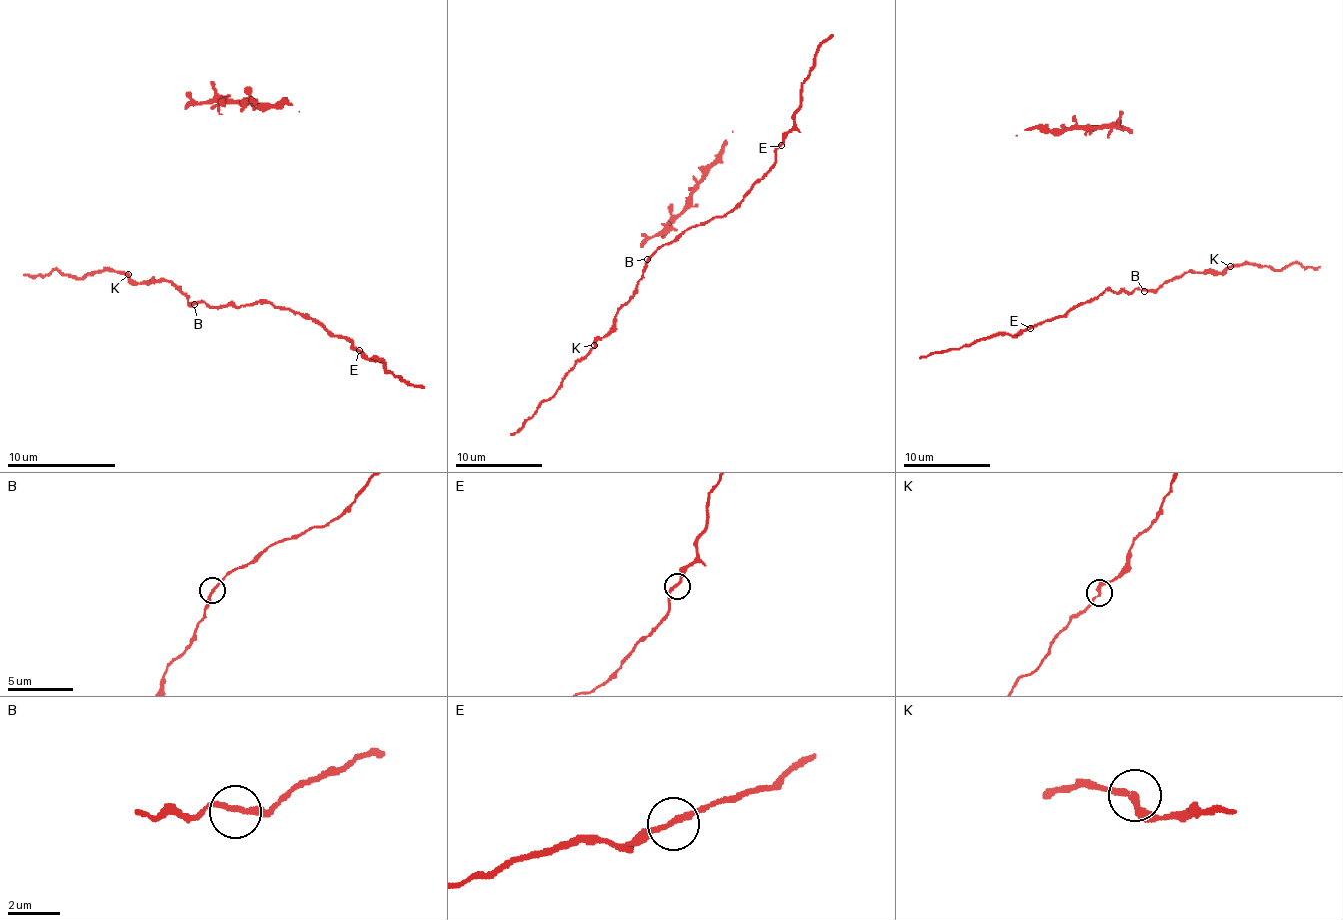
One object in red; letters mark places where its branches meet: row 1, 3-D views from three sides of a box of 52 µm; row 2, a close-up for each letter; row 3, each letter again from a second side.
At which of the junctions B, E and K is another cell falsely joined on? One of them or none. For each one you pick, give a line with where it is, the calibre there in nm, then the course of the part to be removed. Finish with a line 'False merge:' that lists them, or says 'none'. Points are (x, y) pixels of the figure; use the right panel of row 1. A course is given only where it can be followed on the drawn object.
K: (1230, 266) | 220 nm | (1229, 267), (1249, 262), (1282, 269), (1297, 262), (1319, 267)
False merge: K

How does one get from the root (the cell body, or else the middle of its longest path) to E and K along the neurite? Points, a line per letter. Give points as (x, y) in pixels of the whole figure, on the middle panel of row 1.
E: (650, 259), (658, 248), (672, 244), (689, 228), (726, 215), (774, 163), (774, 154), (781, 145)
K: (650, 259), (634, 294), (617, 312), (615, 325), (595, 344)

